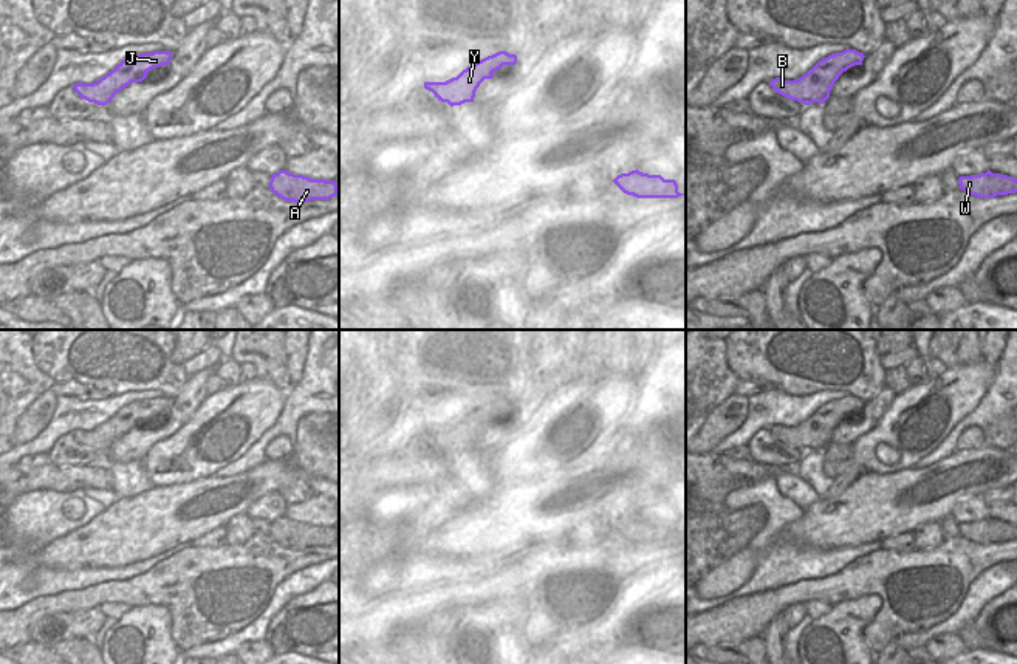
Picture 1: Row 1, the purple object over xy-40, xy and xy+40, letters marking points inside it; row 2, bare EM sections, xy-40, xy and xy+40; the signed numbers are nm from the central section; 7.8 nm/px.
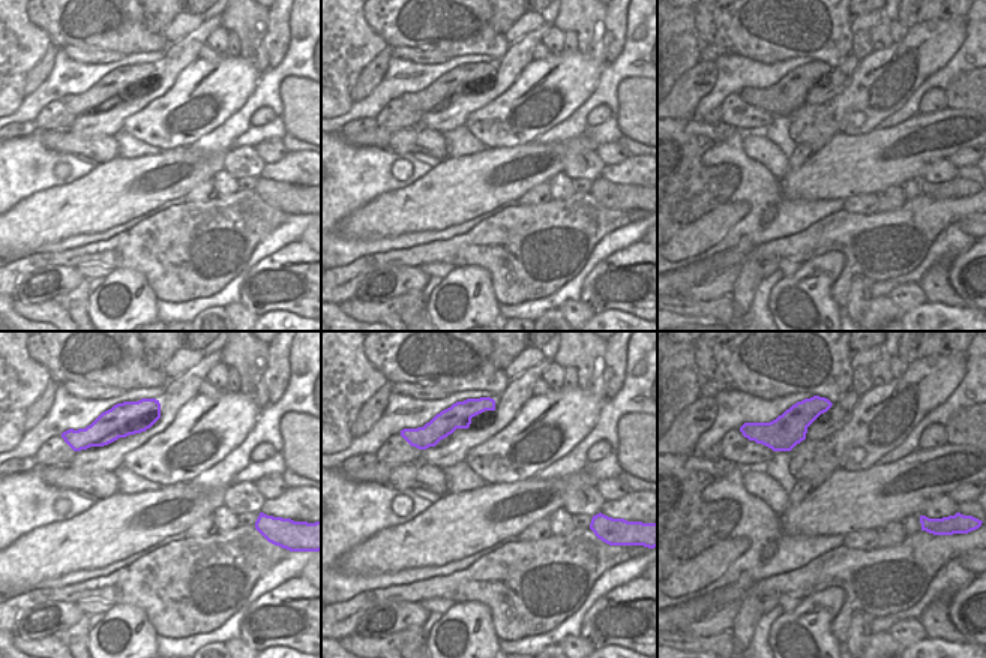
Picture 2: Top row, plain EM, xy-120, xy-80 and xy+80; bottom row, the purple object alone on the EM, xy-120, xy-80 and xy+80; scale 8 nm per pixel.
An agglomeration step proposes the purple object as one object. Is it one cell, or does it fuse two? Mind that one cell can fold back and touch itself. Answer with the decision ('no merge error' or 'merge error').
no merge error

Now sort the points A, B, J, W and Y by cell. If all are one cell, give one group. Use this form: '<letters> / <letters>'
A B J W Y

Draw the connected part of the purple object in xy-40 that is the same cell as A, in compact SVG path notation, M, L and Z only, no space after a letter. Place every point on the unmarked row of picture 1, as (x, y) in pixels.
M279 517L277 520L271 522L268 534L279 545L294 548L297 551L311 546L330 546L337 542L337 531L334 526L311 526L286 517Z

